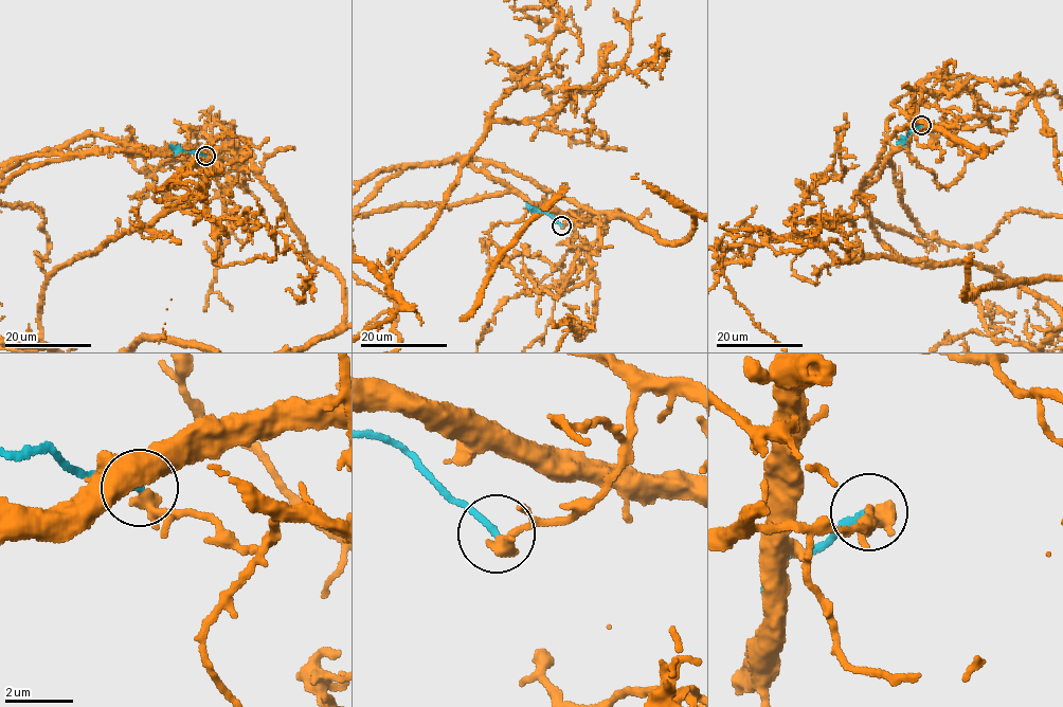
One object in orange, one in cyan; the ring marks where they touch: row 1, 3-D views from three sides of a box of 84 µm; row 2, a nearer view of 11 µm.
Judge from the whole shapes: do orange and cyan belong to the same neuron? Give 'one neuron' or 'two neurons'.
two neurons

